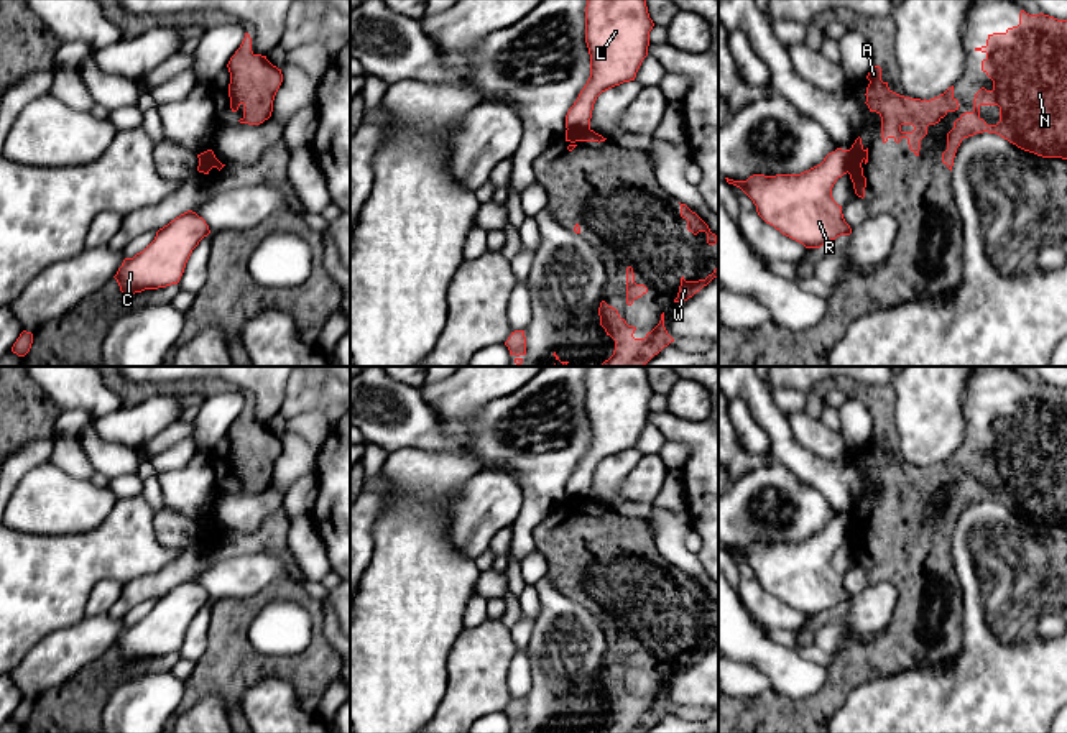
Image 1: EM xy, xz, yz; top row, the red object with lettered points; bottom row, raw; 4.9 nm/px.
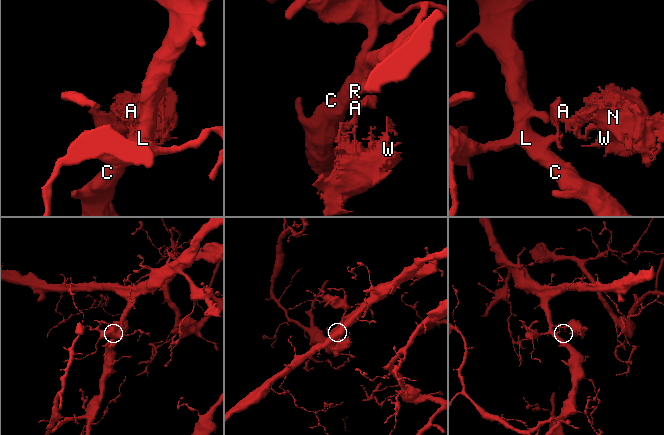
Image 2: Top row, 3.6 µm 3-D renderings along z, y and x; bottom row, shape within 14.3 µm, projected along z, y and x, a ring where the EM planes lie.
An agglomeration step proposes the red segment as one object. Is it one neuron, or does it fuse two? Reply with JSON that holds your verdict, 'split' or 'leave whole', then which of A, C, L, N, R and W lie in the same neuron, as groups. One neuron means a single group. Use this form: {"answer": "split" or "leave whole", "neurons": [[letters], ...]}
{"answer": "split", "neurons": [["A", "N", "W"], ["C", "L", "R"]]}

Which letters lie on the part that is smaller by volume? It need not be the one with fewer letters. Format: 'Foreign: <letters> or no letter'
Foreign: A, N, W

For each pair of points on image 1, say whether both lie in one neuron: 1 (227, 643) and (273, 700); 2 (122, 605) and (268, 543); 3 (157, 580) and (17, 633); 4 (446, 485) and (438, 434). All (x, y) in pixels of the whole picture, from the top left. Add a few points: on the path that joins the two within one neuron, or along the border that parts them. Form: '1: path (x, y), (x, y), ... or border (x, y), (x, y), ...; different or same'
1: border (293, 684), (257, 679), (240, 699), (242, 715); different
2: path (158, 584), (191, 561), (207, 557), (232, 546); same
3: border (160, 569), (140, 574), (124, 584); different
4: border (403, 447), (472, 452), (479, 461); different

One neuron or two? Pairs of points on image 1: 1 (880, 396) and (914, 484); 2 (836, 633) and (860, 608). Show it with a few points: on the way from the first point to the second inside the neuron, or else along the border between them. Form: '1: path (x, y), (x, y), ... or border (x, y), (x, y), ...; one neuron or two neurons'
1: path (883, 418), (885, 456), (893, 464); one neuron
2: path (842, 626), (854, 615); one neuron

